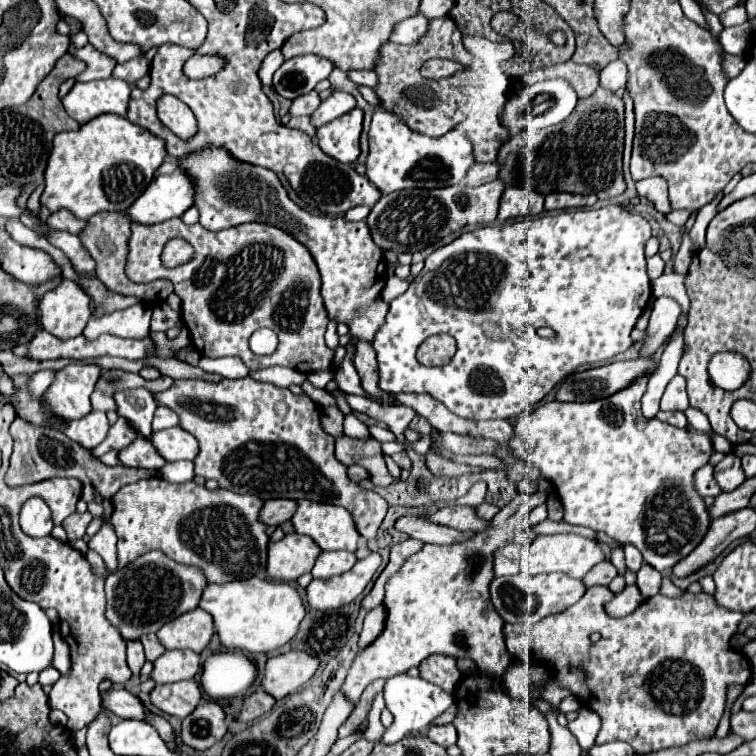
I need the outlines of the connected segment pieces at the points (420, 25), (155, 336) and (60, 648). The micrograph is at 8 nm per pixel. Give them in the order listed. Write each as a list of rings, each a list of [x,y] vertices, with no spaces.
[[[422,14],[400,22],[394,28],[394,34],[390,36],[390,42],[398,42],[398,44],[416,44],[416,42],[420,42],[420,38],[426,36],[426,32],[428,32],[428,22],[430,20]]]
[[[182,330],[176,340],[168,340],[164,332],[150,332],[150,336],[152,336],[152,340],[154,340],[156,346],[158,346],[160,358],[172,358],[172,354],[174,354],[178,348],[190,344],[190,338],[188,338],[186,330]]]
[[[54,632],[54,658],[52,664],[60,674],[68,674],[70,670],[70,652],[68,652],[68,644],[62,640],[62,636],[58,632]]]

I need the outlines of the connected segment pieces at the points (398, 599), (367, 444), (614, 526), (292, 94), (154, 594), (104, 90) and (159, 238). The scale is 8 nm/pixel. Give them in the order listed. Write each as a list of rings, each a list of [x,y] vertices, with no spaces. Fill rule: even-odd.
[[[536,491],[530,496],[530,500],[522,500],[522,494],[518,493],[516,497],[507,504],[490,520],[488,528],[482,532],[476,532],[472,538],[458,542],[458,544],[424,544],[424,548],[410,558],[404,560],[400,570],[386,582],[386,596],[384,596],[384,608],[386,608],[386,626],[384,632],[368,646],[364,648],[352,668],[350,674],[346,676],[342,684],[344,696],[350,700],[352,706],[358,704],[364,688],[376,680],[376,678],[392,678],[396,674],[406,672],[408,668],[420,666],[420,662],[432,654],[446,654],[452,658],[472,658],[478,664],[478,670],[494,680],[502,680],[504,672],[512,664],[512,656],[508,654],[504,646],[504,622],[494,610],[490,602],[490,582],[494,578],[494,552],[502,546],[506,546],[516,532],[518,520],[528,518],[528,514],[537,507],[545,503],[547,495],[541,491]]]
[[[342,434],[336,438],[336,458],[344,466],[352,466],[352,464],[366,466],[366,470],[370,470],[370,480],[374,486],[388,486],[394,483],[394,478],[386,468],[380,442],[376,438],[358,440]]]
[[[638,378],[634,386],[618,394],[594,402],[548,402],[530,414],[520,414],[514,422],[514,438],[510,450],[524,462],[530,462],[554,482],[556,494],[564,506],[564,522],[588,526],[604,532],[622,544],[636,546],[644,562],[658,572],[670,570],[678,560],[686,558],[706,536],[710,514],[704,498],[694,488],[694,474],[708,464],[714,454],[712,438],[702,432],[688,432],[686,428],[672,428],[656,418],[646,420],[640,412],[640,398],[646,390],[648,378]]]
[[[304,54],[286,60],[276,72],[274,72],[274,90],[288,98],[294,100],[306,92],[312,92],[314,86],[328,78],[330,72],[334,70],[334,64],[328,58],[316,56],[316,54]]]
[[[158,550],[146,552],[106,578],[106,618],[118,628],[124,640],[140,640],[144,634],[158,632],[166,620],[174,620],[198,608],[206,586],[208,580],[196,566],[178,564]]]
[[[118,78],[92,80],[84,84],[74,84],[74,88],[62,98],[62,104],[76,122],[86,124],[98,114],[118,114],[124,116],[130,98],[130,84]]]
[[[170,218],[152,226],[132,222],[132,234],[128,238],[126,276],[132,282],[152,282],[154,278],[170,280],[174,284],[174,292],[182,300],[182,320],[190,332],[192,344],[196,346],[196,350],[200,350],[208,358],[238,356],[252,372],[268,368],[268,366],[288,366],[304,374],[332,368],[334,352],[324,344],[328,314],[320,296],[318,266],[304,244],[300,244],[296,238],[292,238],[288,232],[276,226],[262,224],[262,222],[248,222],[248,224],[232,226],[220,232],[210,232],[202,228],[200,224],[186,226],[180,218]],[[178,236],[188,240],[194,246],[196,256],[184,266],[168,270],[162,266],[160,254],[162,254],[164,244],[170,238],[178,238]],[[260,326],[276,330],[280,338],[278,348],[272,356],[256,356],[248,346],[252,332],[258,330]]]

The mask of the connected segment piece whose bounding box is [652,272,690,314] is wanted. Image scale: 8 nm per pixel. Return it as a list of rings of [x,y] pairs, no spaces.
[[[662,274],[660,278],[652,280],[652,296],[672,296],[676,302],[680,302],[682,313],[686,314],[690,309],[690,300],[684,280],[686,274]]]

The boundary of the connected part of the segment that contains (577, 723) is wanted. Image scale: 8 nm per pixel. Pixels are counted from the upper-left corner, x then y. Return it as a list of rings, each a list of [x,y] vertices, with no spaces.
[[[580,708],[578,718],[574,722],[568,722],[568,728],[580,742],[582,750],[590,750],[600,730],[600,716],[590,708]]]

